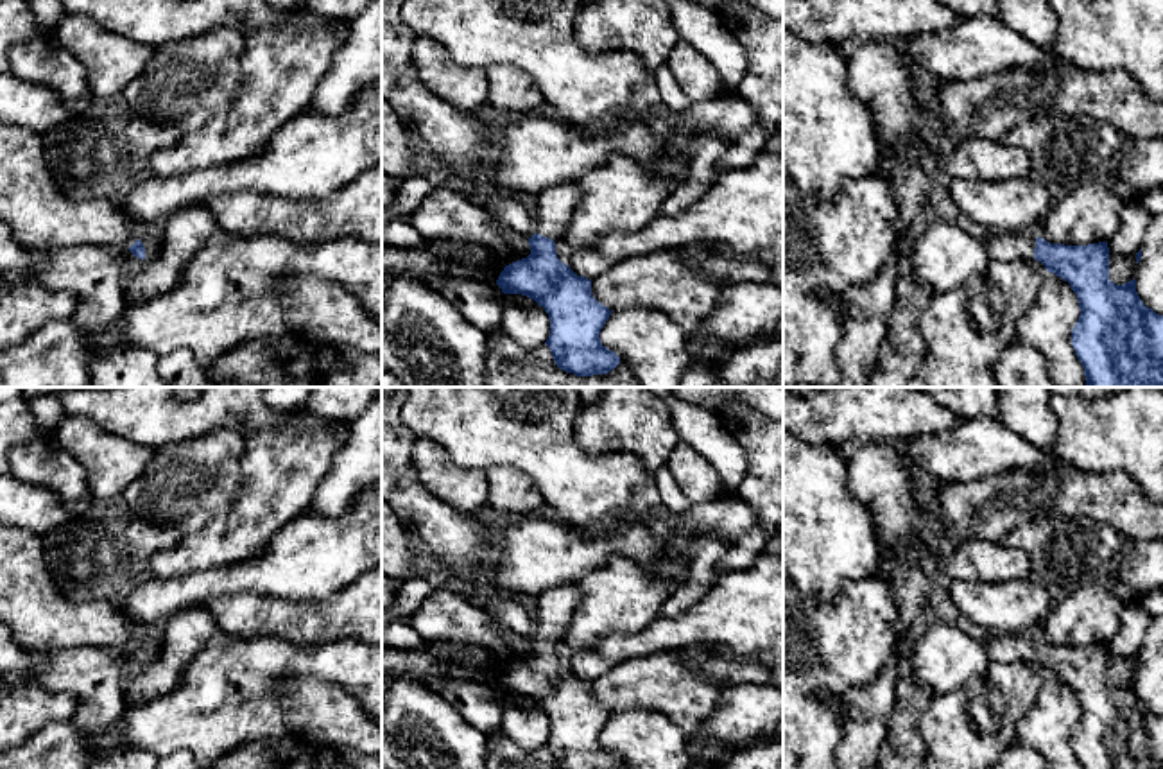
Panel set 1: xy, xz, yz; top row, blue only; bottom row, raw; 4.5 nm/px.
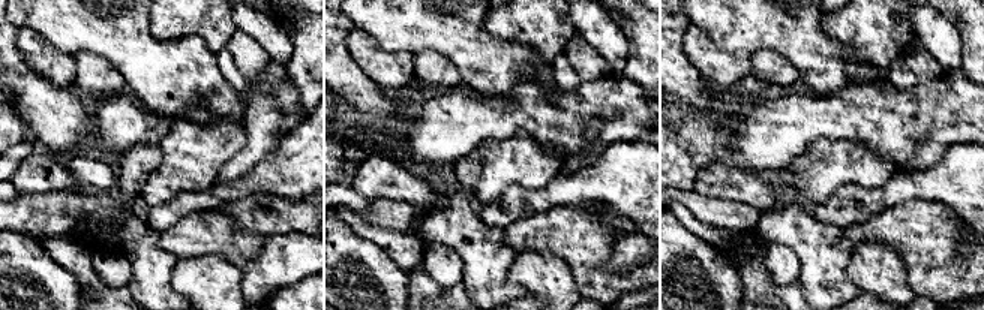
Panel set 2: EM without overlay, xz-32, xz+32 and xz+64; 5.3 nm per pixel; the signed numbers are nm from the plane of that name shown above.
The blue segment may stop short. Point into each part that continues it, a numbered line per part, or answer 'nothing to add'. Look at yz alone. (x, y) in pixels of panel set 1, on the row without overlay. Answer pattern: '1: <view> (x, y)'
1: yz (1000, 648)

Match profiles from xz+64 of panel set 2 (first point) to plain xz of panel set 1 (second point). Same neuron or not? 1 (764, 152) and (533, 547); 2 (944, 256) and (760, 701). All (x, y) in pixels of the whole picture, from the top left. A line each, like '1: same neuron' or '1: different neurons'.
1: same neuron
2: different neurons

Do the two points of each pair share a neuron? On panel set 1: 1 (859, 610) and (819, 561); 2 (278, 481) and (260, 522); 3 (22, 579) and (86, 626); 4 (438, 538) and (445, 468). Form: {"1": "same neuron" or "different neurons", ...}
{"1": "different neurons", "2": "same neuron", "3": "same neuron", "4": "different neurons"}

